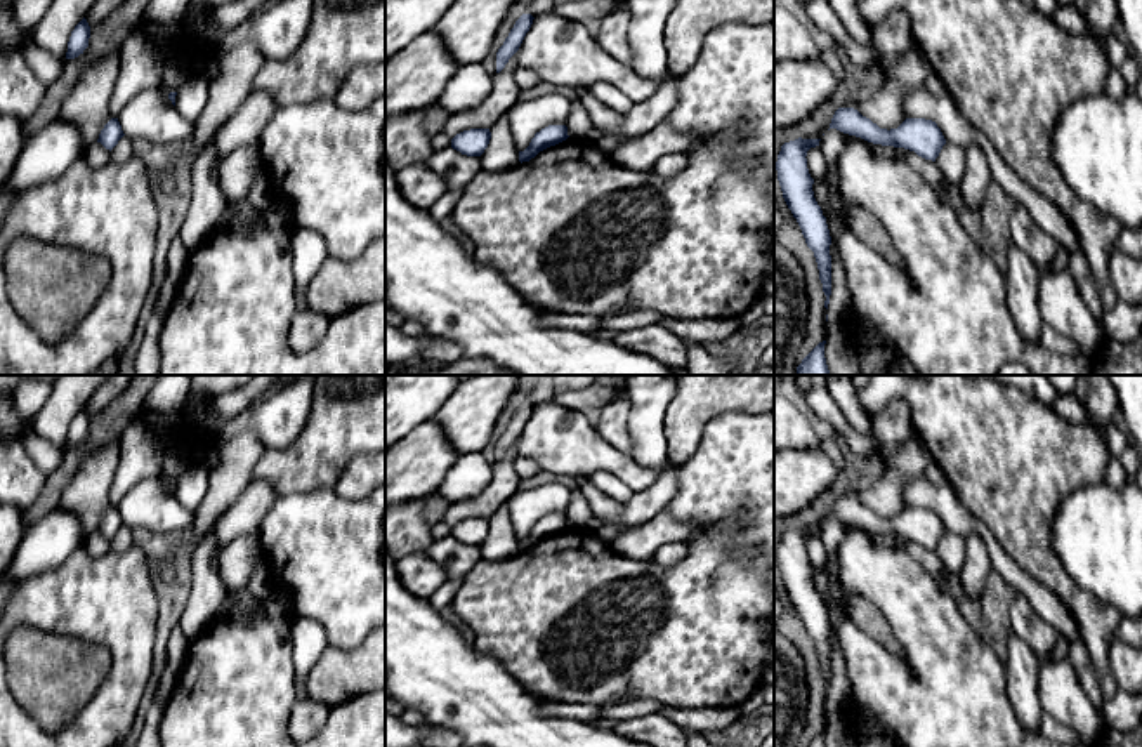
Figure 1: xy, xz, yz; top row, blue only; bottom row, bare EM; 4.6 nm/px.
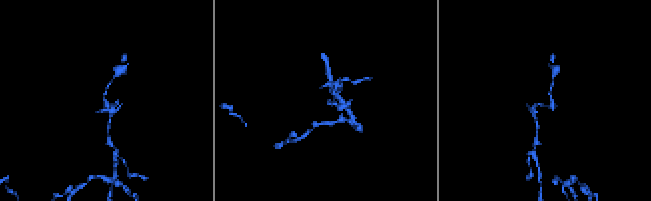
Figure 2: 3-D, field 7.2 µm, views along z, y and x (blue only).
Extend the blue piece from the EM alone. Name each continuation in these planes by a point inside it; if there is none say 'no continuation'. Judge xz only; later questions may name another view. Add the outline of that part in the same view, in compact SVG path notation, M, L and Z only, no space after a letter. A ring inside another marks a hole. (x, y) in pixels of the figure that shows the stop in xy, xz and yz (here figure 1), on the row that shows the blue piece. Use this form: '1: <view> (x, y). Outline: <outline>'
no continuation

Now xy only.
no continuation

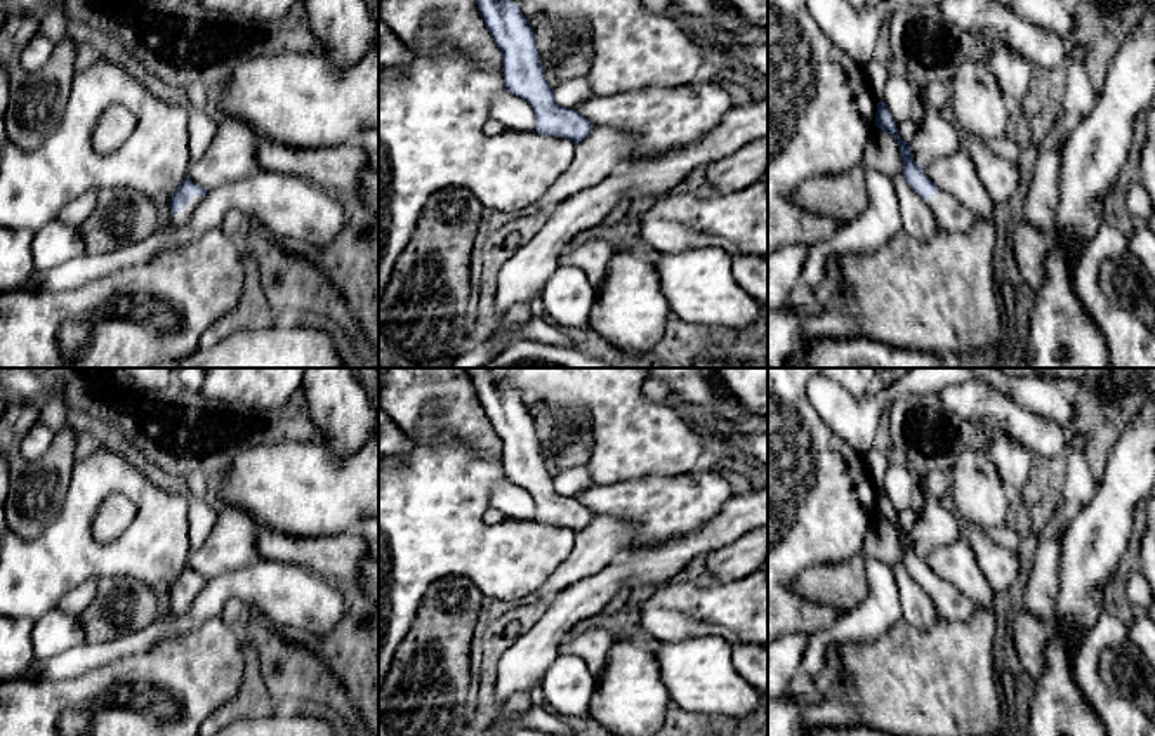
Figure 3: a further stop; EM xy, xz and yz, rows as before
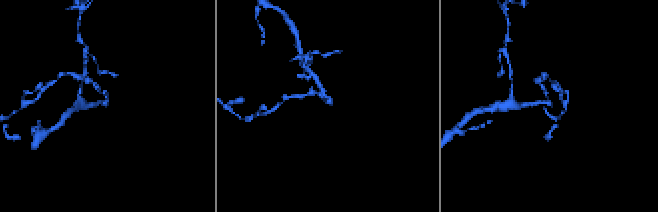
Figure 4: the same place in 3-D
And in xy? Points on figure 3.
1: xy (184, 214). Outline: M195 196L189 200L189 203L175 215L172 215L172 220L179 226L186 224L193 214L193 210L201 203L203 198Z

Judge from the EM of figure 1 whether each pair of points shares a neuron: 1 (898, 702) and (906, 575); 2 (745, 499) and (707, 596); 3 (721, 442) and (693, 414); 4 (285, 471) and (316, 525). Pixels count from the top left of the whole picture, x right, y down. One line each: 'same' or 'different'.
1: same
2: different
3: different
4: different

